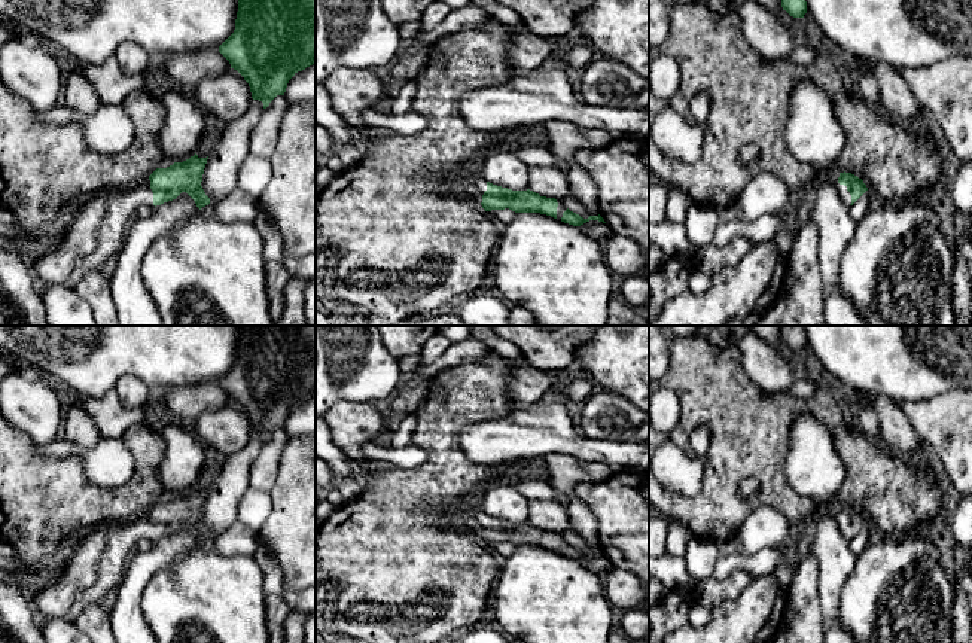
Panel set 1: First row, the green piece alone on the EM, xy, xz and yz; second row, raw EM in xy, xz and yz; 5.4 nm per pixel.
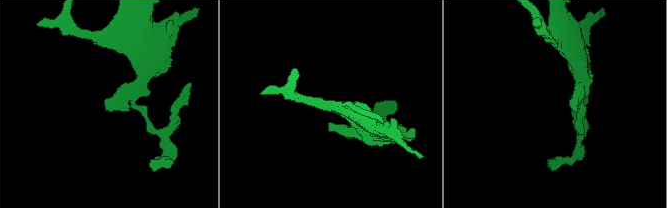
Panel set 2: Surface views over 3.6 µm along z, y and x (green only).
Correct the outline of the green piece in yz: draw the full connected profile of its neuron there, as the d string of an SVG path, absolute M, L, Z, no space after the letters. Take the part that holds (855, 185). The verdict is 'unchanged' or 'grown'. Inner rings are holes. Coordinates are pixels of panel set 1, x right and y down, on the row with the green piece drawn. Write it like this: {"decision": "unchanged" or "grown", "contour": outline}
{"decision": "grown", "contour": "M845 171L840 173L840 177L837 180L837 189L841 201L847 207L853 205L868 191L862 179Z"}

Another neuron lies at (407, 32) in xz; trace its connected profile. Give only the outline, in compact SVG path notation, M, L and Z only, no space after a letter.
M421 19L418 21L411 21L411 22L405 22L402 25L399 25L399 37L400 40L406 45L406 43L412 43L417 33L421 28Z

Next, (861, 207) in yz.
M866 191L853 205L848 207L850 216L859 222L868 211L871 202L871 192Z

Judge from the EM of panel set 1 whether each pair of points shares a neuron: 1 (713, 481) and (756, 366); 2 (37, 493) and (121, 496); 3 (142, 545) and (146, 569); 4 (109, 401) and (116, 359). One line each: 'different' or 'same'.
1: different
2: same
3: different
4: different

